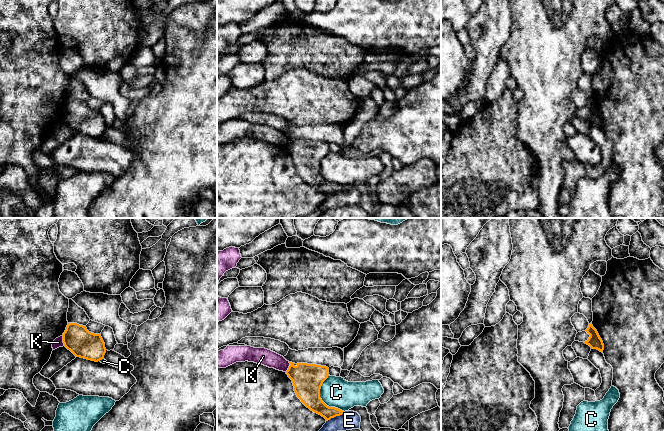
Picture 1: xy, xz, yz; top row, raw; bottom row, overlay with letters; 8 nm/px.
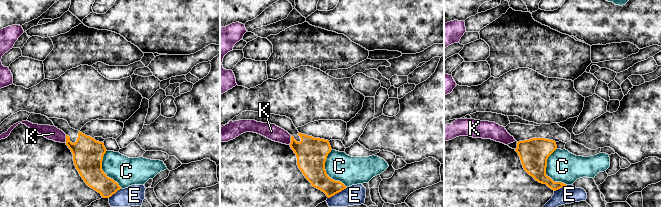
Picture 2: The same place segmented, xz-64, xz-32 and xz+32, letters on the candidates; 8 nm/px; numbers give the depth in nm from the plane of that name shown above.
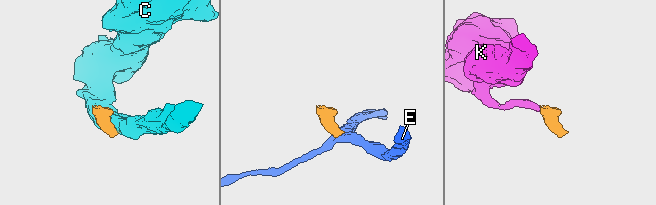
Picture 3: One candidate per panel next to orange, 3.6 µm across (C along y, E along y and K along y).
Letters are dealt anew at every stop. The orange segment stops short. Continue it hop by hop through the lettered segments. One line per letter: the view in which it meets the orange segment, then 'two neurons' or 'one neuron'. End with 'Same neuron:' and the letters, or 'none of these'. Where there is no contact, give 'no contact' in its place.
C: xz | two neurons
E: xz | two neurons
K: xy | two neurons
Same neuron: none of these

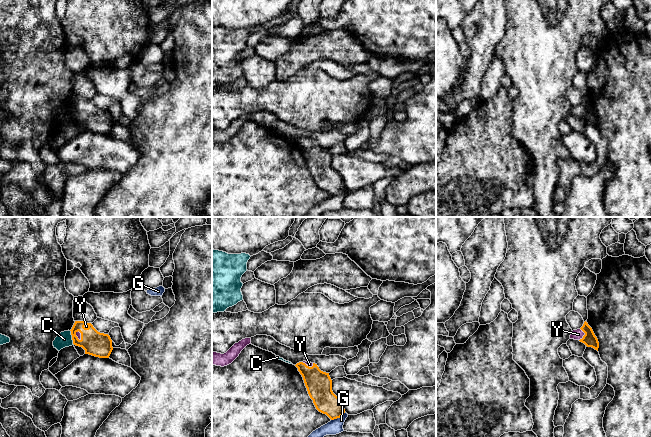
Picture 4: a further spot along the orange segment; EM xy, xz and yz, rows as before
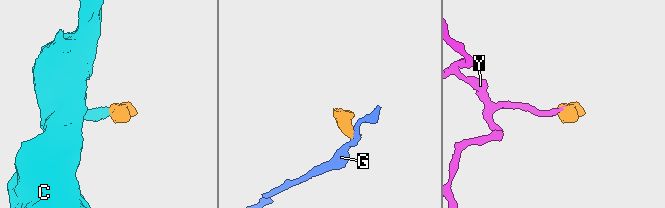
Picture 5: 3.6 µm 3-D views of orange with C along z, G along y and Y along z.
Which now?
C: xy | two neurons
G: xz | two neurons
Y: yz | one neuron
Same neuron: Y

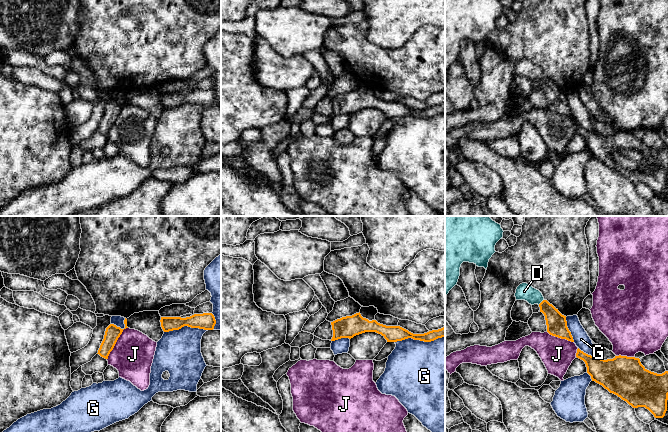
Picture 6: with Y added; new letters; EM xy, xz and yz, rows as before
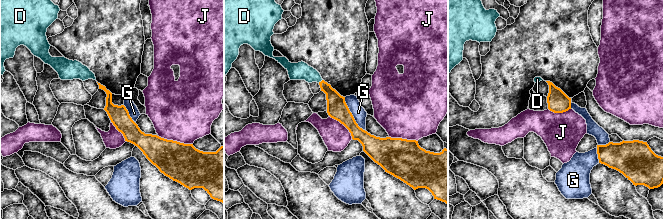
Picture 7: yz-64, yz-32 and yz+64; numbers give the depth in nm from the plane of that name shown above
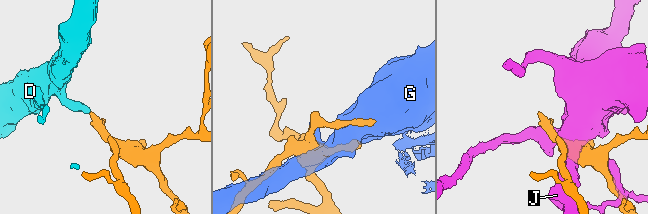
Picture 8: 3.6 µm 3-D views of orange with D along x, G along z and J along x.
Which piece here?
D: yz | one neuron
G: xz | two neurons
J: xy | two neurons
Same neuron: D

